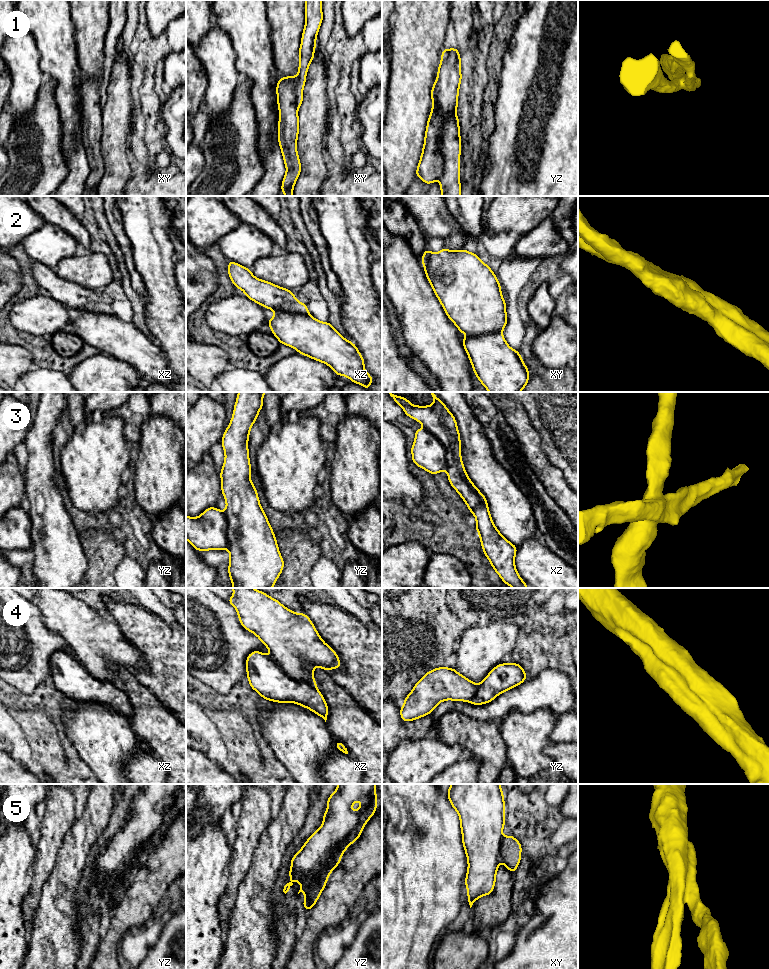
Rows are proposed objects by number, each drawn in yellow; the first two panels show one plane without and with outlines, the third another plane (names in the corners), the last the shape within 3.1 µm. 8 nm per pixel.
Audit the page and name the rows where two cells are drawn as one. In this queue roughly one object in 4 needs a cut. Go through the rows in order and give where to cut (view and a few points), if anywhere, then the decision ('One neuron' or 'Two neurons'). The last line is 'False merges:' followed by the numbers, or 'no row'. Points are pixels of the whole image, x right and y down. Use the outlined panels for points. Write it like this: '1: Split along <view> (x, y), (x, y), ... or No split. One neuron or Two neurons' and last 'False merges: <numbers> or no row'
1: Split along yz (457, 100), (454, 108), (445, 119), (443, 174), (439, 179). Two neurons
2: No split. One neuron
3: Split along xz (425, 428), (444, 447), (446, 468). Two neurons
4: No split. One neuron
5: No split. One neuron
False merges: 1, 3

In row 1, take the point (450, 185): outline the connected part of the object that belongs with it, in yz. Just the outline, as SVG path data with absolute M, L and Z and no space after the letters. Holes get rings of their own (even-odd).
M458 101L445 119L443 138L443 175L440 179L441 196L461 196L460 164L461 137L457 117Z

